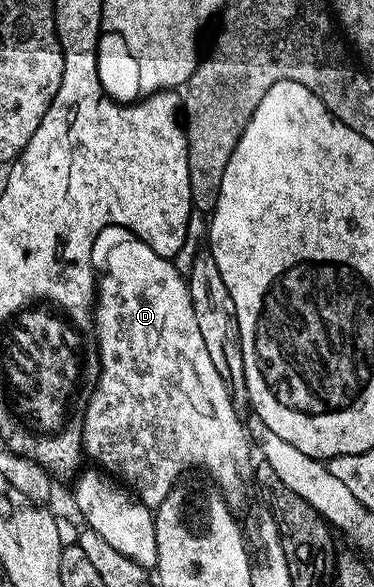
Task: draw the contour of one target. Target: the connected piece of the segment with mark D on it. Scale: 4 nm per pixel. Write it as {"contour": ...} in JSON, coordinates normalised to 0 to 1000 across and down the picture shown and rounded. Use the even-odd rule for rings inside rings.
{"contour":[[[286,387],[262,397],[262,404],[246,419],[246,453],[262,463],[257,501],[251,504],[251,557],[257,550],[257,578],[267,583],[267,641],[257,646],[257,661],[235,680],[235,695],[219,705],[219,753],[238,784],[265,792],[286,807],[313,814],[340,826],[356,838],[369,840],[369,848],[396,864],[425,864],[428,855],[473,828],[479,813],[489,802],[532,799],[559,809],[553,814],[612,852],[628,853],[652,836],[652,794],[663,789],[663,761],[668,763],[668,743],[655,716],[642,716],[644,702],[620,688],[620,673],[610,668],[610,658],[599,654],[599,644],[572,629],[572,615],[561,615],[561,601],[551,601],[551,581],[540,581],[540,566],[529,562],[529,540],[519,540],[519,520],[508,513],[500,474],[471,457],[473,450],[455,441],[439,441],[401,417],[390,417],[361,405],[350,394],[334,387]],[[412,707],[428,707],[428,724],[439,724],[439,744],[422,744],[422,731],[412,731]],[[524,775],[535,775],[545,785],[524,785]]]}

